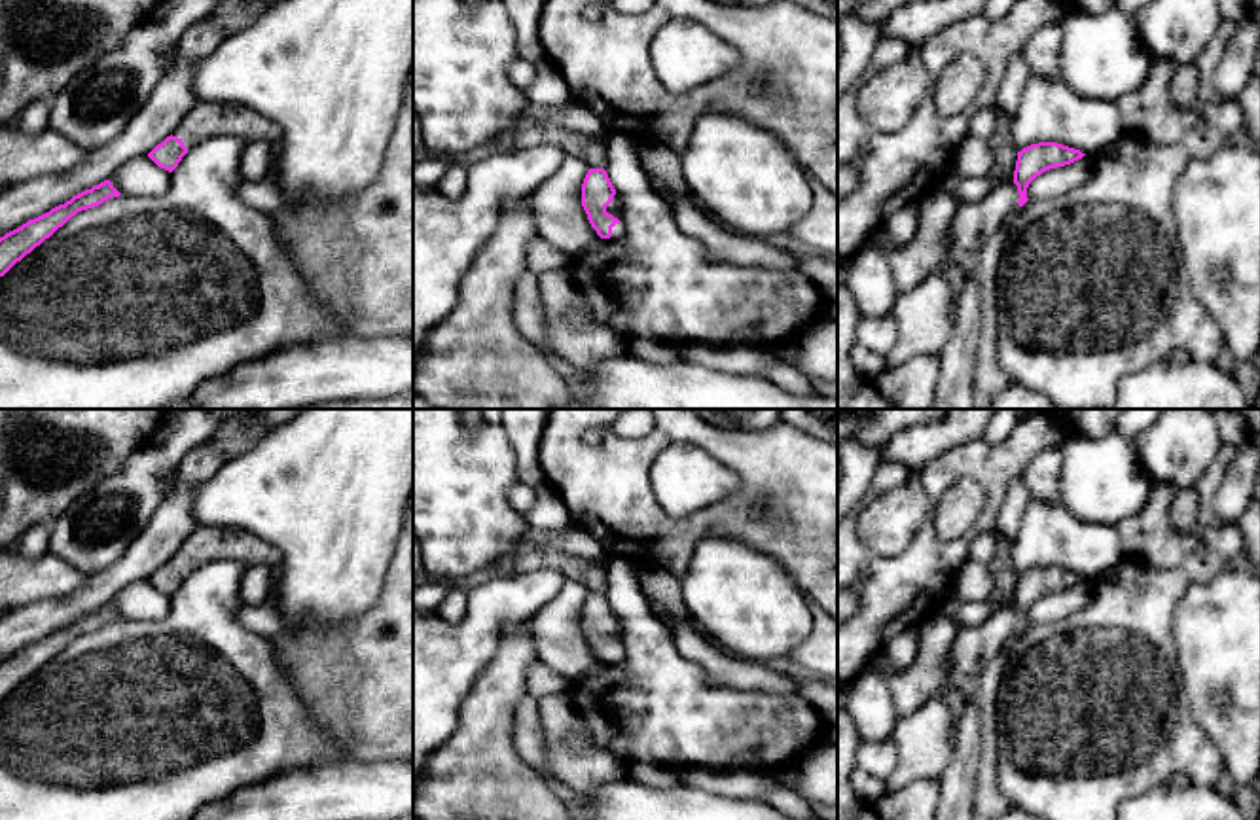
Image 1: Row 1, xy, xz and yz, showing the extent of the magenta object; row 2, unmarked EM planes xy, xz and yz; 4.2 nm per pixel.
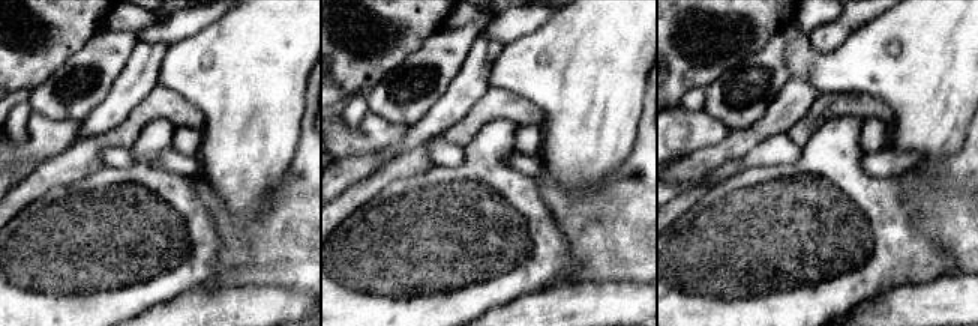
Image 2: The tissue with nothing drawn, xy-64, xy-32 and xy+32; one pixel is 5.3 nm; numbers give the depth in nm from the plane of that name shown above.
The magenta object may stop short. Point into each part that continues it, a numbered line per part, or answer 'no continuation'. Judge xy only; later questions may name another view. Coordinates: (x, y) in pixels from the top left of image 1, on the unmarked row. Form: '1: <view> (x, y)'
1: xy (205, 544)

